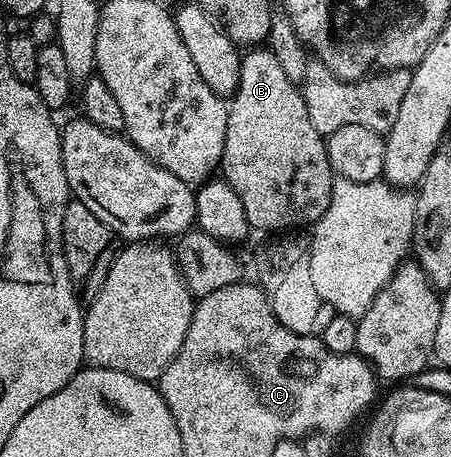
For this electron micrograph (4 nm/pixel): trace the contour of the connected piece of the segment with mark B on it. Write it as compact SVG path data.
M249 49L242 54L239 85L233 90L227 106L229 109L227 113L227 137L223 141L223 157L221 158L219 171L225 182L231 185L231 189L235 189L235 193L239 193L239 201L243 201L243 213L247 213L250 228L257 230L258 227L261 231L273 231L269 233L285 233L290 229L305 229L312 224L318 223L323 217L323 213L327 213L327 205L331 205L331 189L333 188L335 176L327 157L325 139L317 132L315 125L311 125L311 117L307 117L307 105L301 96L301 88L291 81L291 77L287 77L287 73L283 73L283 68L279 66L279 60L275 57L273 51Z

